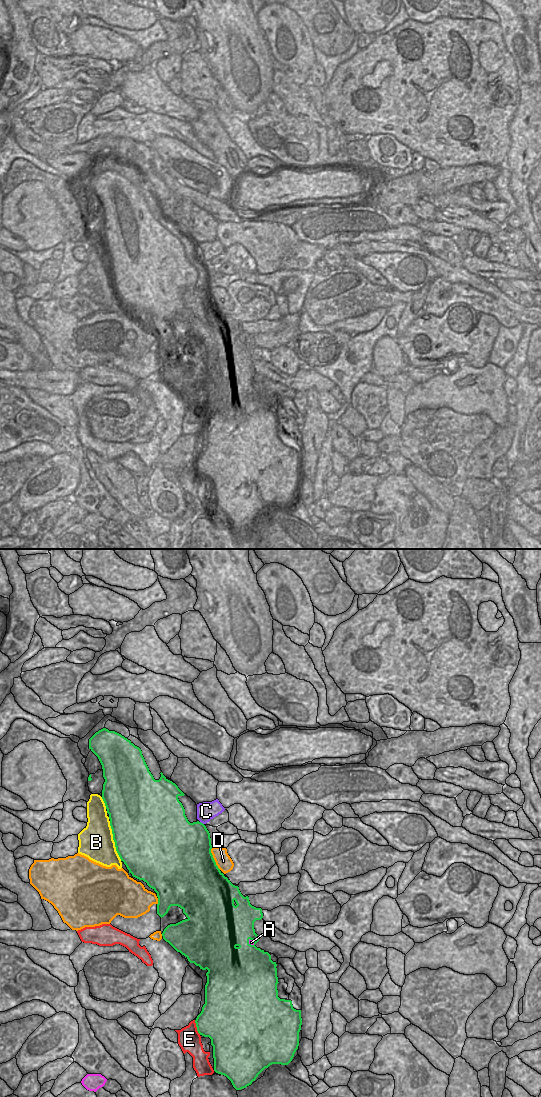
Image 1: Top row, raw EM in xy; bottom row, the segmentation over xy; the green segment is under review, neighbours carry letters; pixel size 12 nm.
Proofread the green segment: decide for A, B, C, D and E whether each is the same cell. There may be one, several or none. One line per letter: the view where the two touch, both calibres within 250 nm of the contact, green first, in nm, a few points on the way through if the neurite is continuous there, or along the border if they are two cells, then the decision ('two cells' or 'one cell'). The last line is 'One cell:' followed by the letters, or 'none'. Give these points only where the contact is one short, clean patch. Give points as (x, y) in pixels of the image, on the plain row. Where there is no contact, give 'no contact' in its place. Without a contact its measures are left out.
A: meets green in xy; 400 nm thick on the green side, 50 nm on the other; two cells
B: meets green in xy; 500 nm thick on the green side, 420 nm on the other; two cells
C: meets green in xy; 440 nm thick on the green side, 220 nm on the other; border along xy (200, 261), (203, 264); two cells
D: meets green in xy; 500 nm thick on the green side, 190 nm on the other; two cells
E: meets green in xy; 420 nm thick on the green side, 280 nm on the other; two cells
One cell: none

